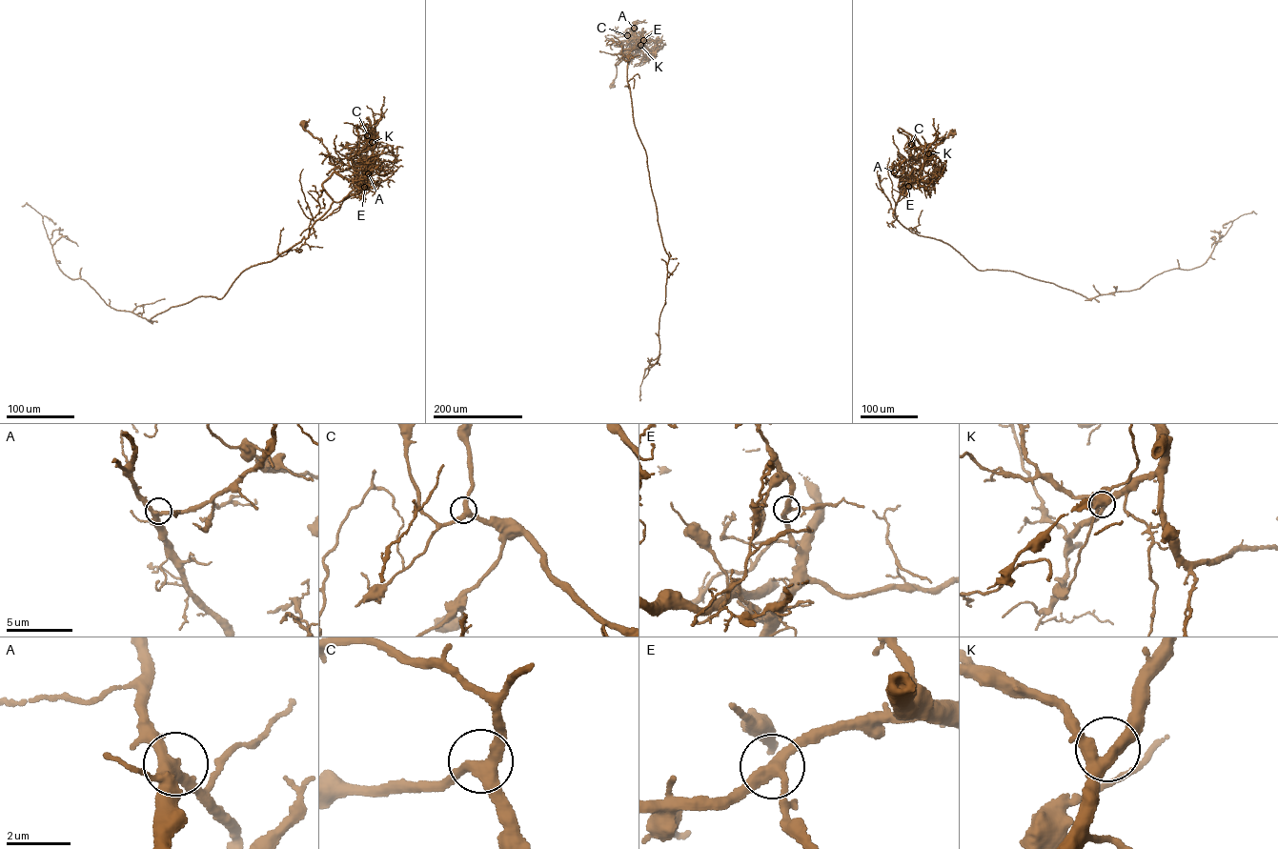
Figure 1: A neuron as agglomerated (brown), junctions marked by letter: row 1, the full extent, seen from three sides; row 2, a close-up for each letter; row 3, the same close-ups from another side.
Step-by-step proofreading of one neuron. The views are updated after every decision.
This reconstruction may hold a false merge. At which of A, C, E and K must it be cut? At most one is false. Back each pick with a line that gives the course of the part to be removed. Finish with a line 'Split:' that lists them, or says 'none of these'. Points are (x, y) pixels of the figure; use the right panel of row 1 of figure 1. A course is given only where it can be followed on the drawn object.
Split: none of these

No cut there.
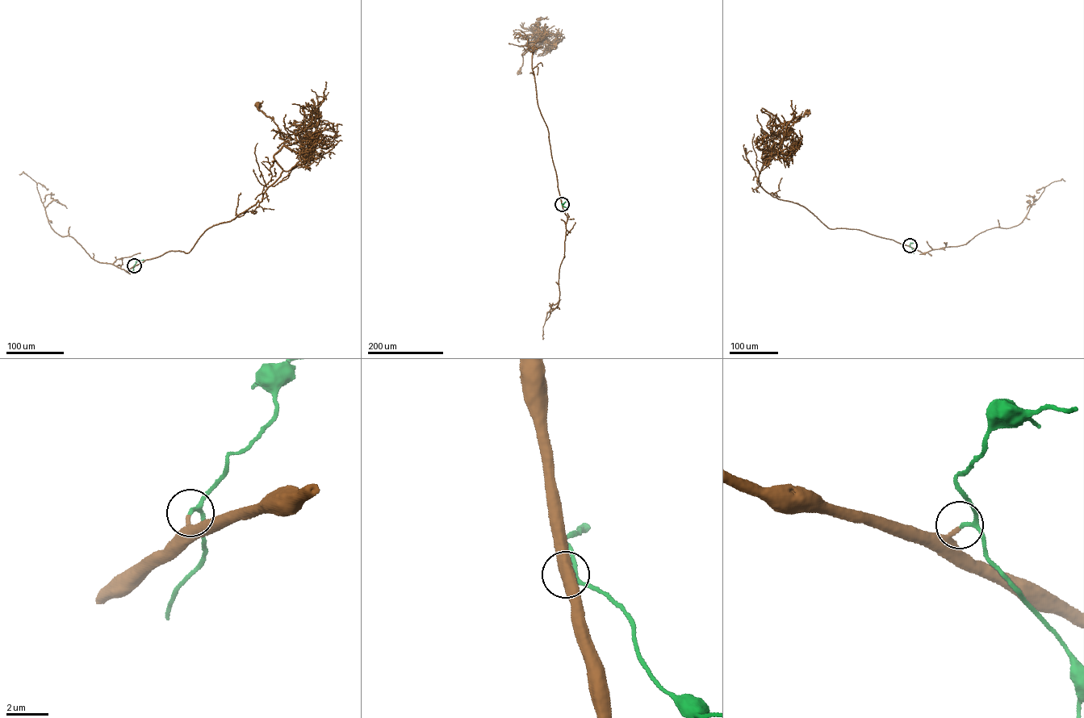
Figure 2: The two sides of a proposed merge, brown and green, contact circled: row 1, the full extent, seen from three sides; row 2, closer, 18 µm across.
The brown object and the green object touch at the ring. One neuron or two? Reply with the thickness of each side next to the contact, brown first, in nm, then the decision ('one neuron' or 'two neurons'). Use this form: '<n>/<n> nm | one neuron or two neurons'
240/140 nm | one neuron

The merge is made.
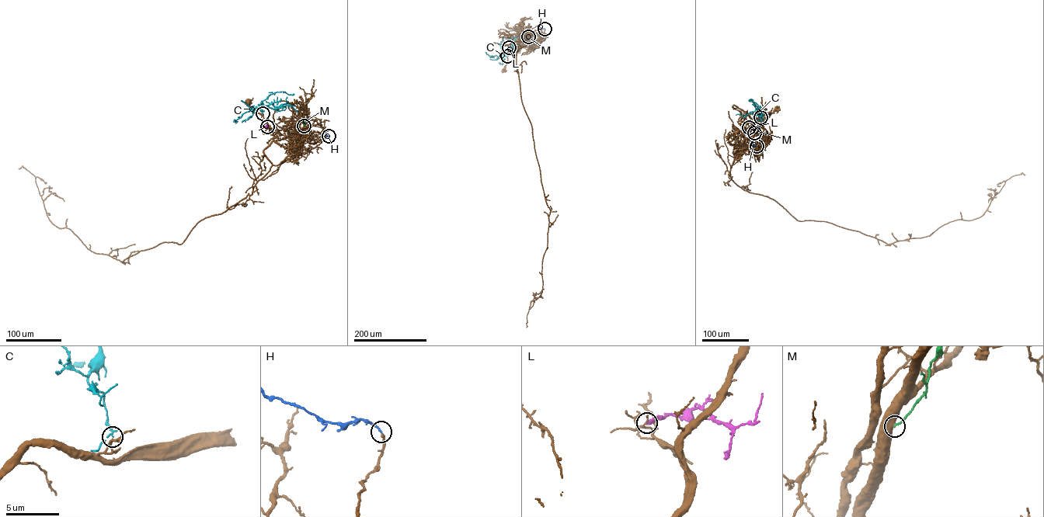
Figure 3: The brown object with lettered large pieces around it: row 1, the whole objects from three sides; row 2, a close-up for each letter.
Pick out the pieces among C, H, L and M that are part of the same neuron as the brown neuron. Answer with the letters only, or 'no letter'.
H

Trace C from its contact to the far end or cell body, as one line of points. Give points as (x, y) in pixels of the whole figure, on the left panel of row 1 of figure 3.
C: (262, 113), (259, 106), (269, 95), (276, 91), (293, 94)

